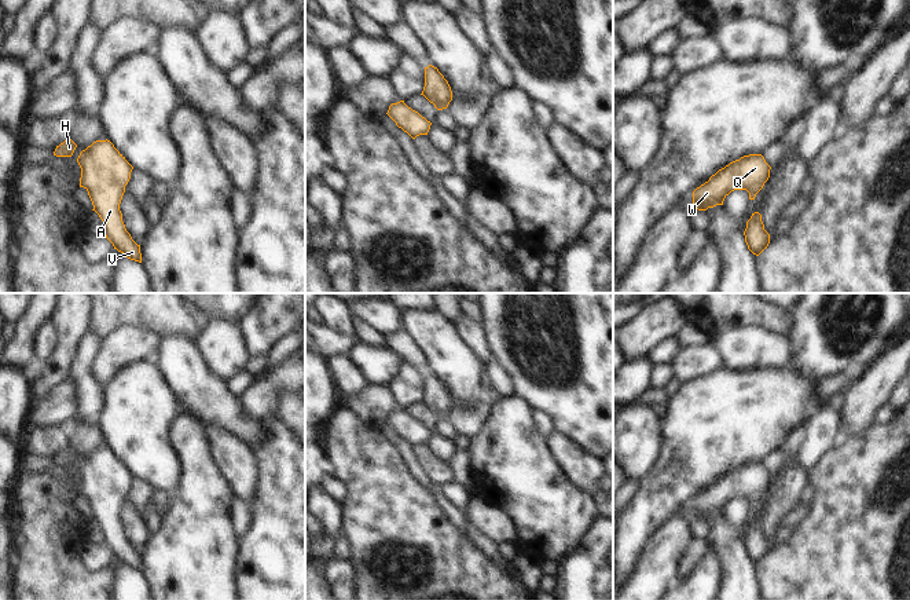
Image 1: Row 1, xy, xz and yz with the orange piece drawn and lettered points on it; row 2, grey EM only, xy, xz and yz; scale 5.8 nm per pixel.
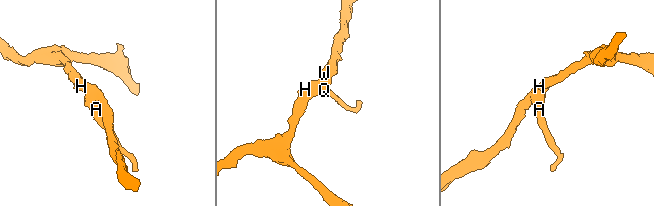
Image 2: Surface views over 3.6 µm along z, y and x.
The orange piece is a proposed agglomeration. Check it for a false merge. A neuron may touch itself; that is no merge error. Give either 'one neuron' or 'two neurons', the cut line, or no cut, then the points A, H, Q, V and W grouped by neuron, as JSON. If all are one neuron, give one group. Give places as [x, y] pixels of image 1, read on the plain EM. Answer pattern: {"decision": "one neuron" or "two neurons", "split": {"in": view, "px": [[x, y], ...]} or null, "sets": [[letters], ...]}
{"decision": "one neuron", "split": null, "sets": [["A", "H", "Q", "V", "W"]]}

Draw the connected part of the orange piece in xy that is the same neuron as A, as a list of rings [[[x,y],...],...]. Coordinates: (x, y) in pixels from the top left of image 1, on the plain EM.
[[[96,449],[77,467],[80,495],[88,500],[93,517],[103,530],[103,542],[114,557],[142,571],[140,553],[126,539],[120,512],[133,475],[110,449]]]

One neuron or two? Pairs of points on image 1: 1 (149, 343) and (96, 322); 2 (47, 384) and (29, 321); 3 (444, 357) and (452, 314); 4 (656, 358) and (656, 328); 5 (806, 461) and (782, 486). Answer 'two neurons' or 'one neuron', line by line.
1: two neurons
2: two neurons
3: two neurons
4: two neurons
5: two neurons

